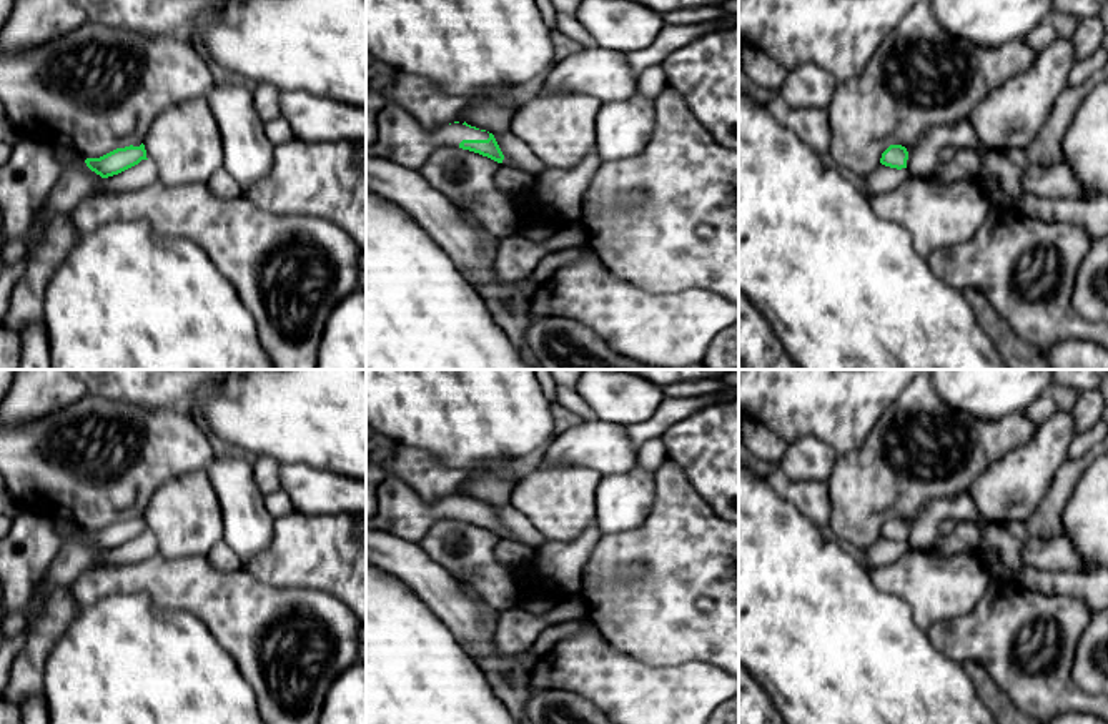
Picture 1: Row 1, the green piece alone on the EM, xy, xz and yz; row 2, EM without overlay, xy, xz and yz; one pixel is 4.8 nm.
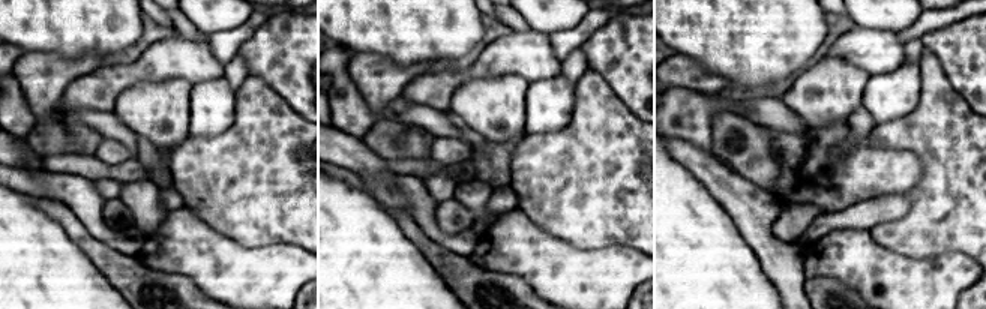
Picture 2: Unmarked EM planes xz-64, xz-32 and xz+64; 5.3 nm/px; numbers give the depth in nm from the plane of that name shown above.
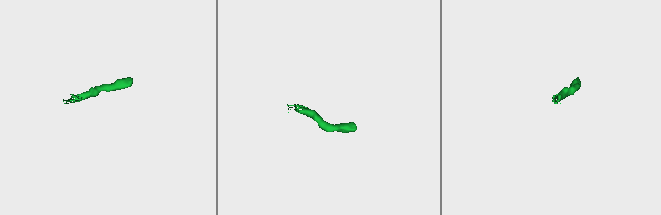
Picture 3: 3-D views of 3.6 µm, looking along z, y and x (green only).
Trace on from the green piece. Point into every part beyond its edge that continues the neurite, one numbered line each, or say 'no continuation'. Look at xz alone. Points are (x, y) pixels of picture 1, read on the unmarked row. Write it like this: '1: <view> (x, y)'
1: xz (401, 513)

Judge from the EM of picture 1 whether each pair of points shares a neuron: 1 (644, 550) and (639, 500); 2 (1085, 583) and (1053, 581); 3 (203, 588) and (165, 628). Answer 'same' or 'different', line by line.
1: different
2: same
3: different

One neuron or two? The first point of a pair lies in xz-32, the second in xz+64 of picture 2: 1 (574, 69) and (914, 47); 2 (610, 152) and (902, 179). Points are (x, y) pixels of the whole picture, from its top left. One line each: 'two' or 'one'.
1: one
2: two

